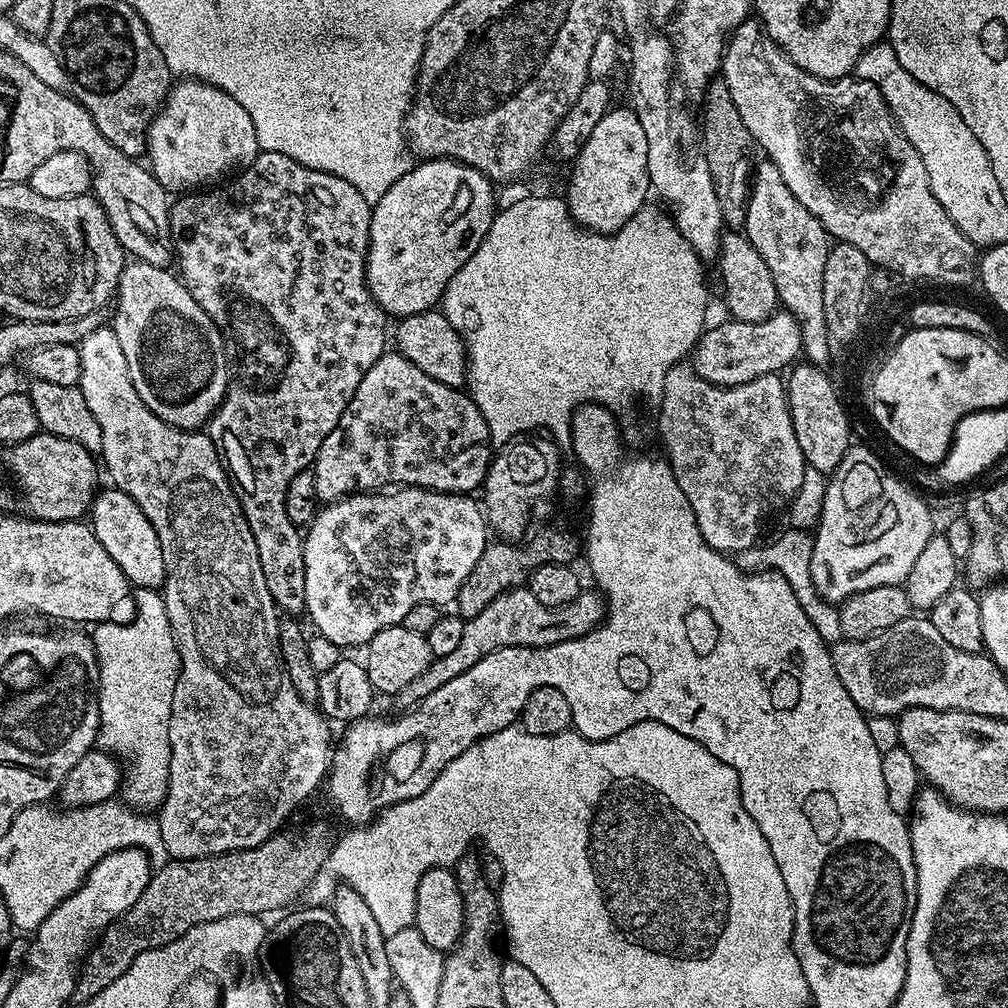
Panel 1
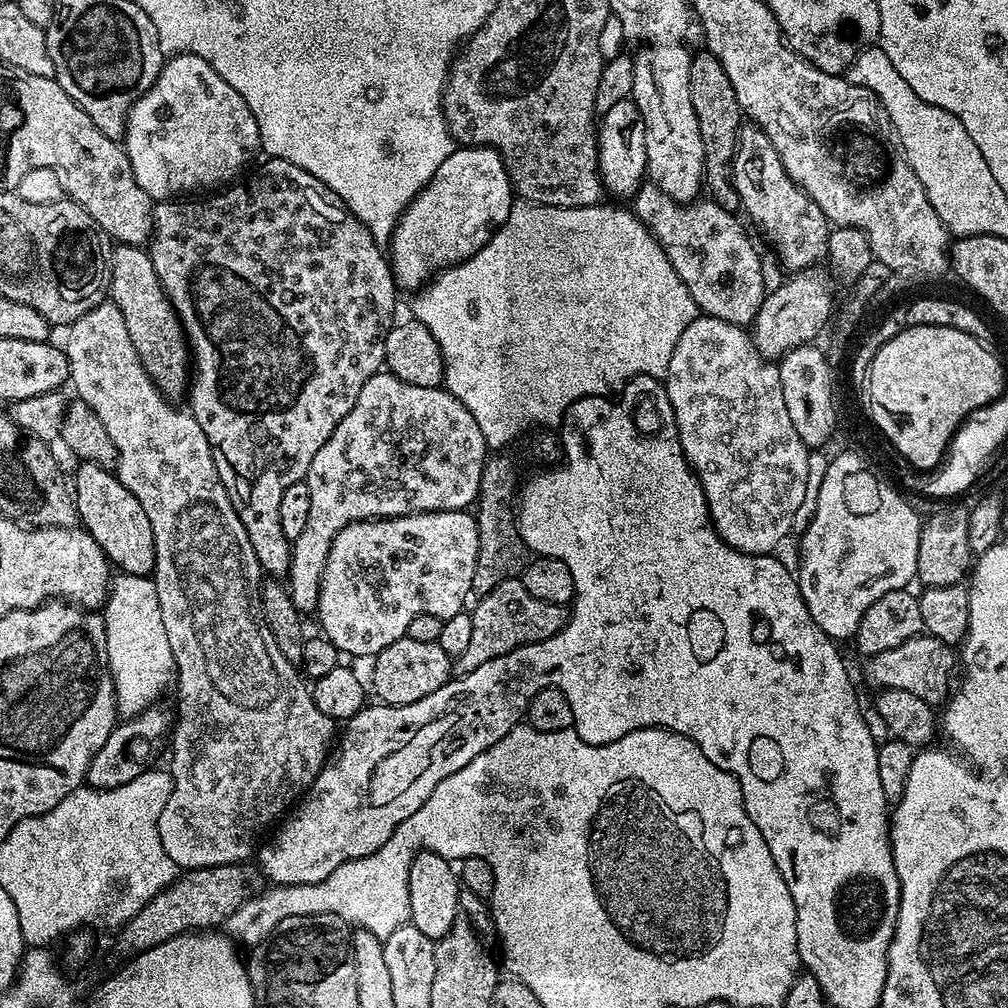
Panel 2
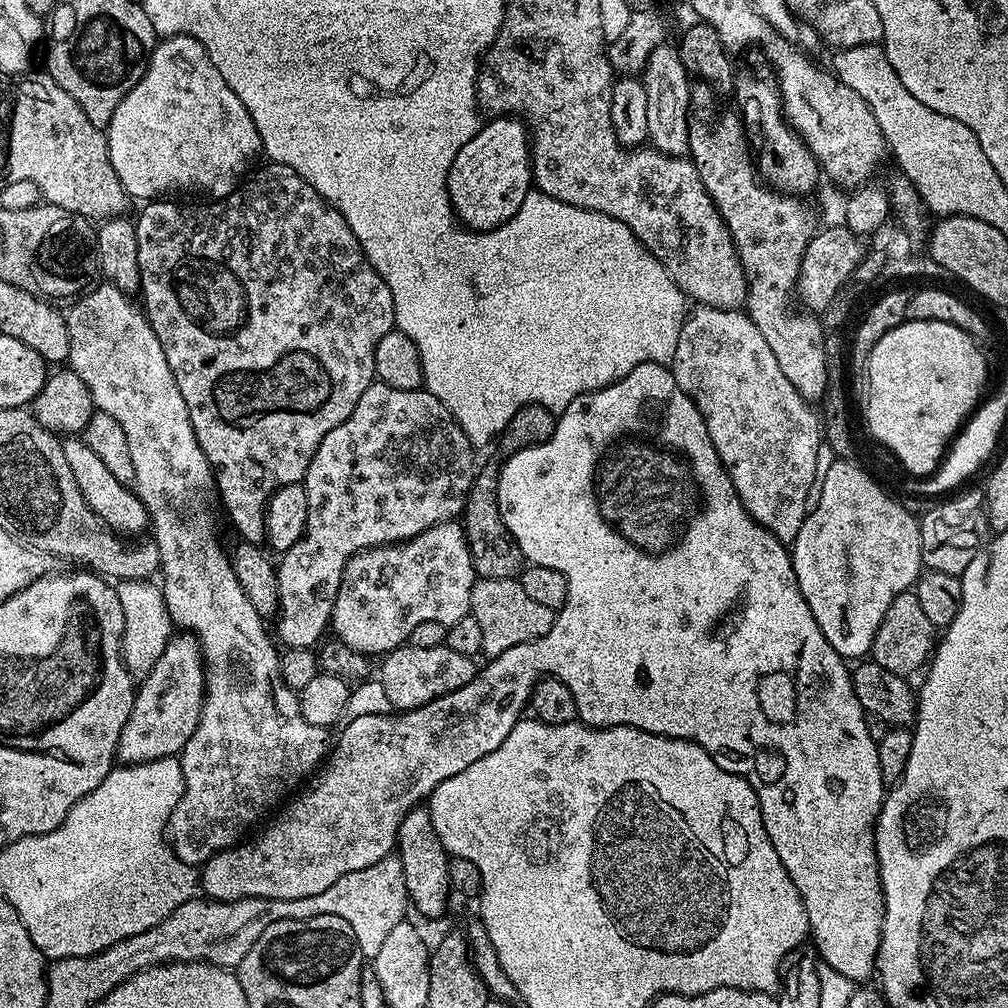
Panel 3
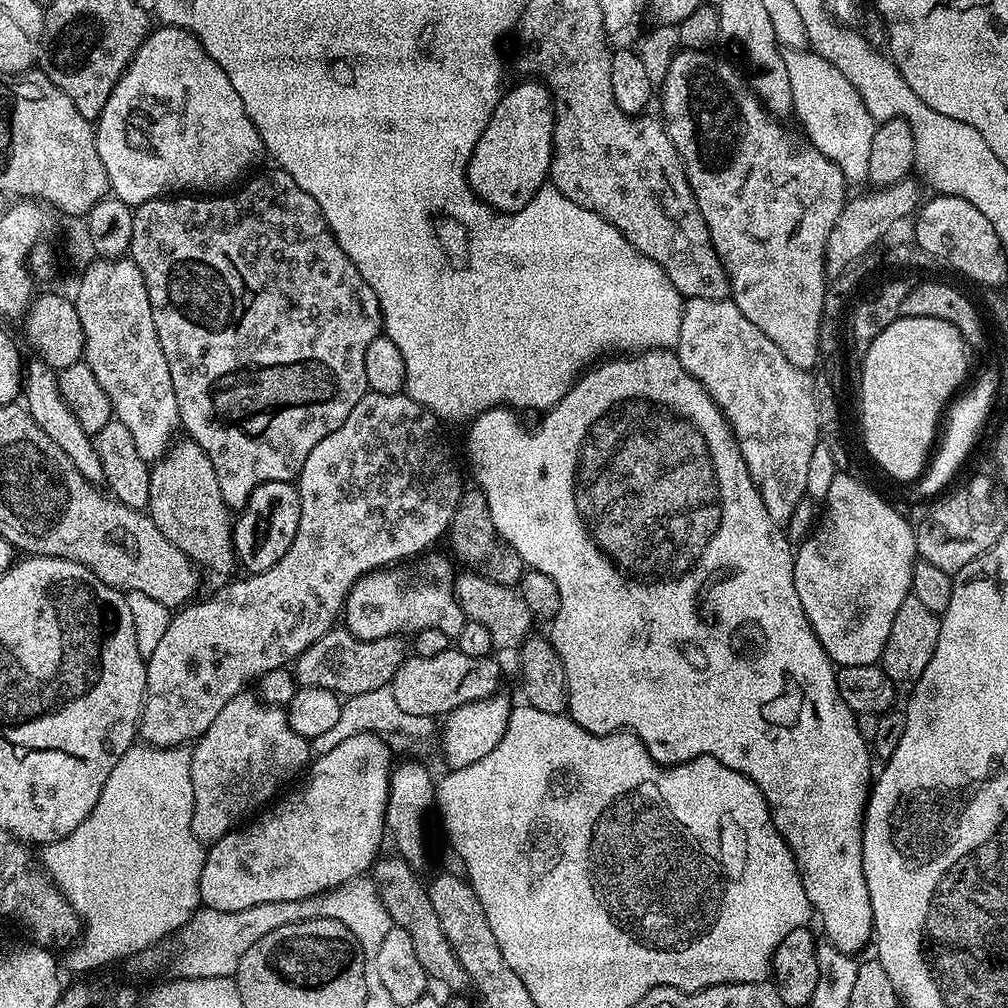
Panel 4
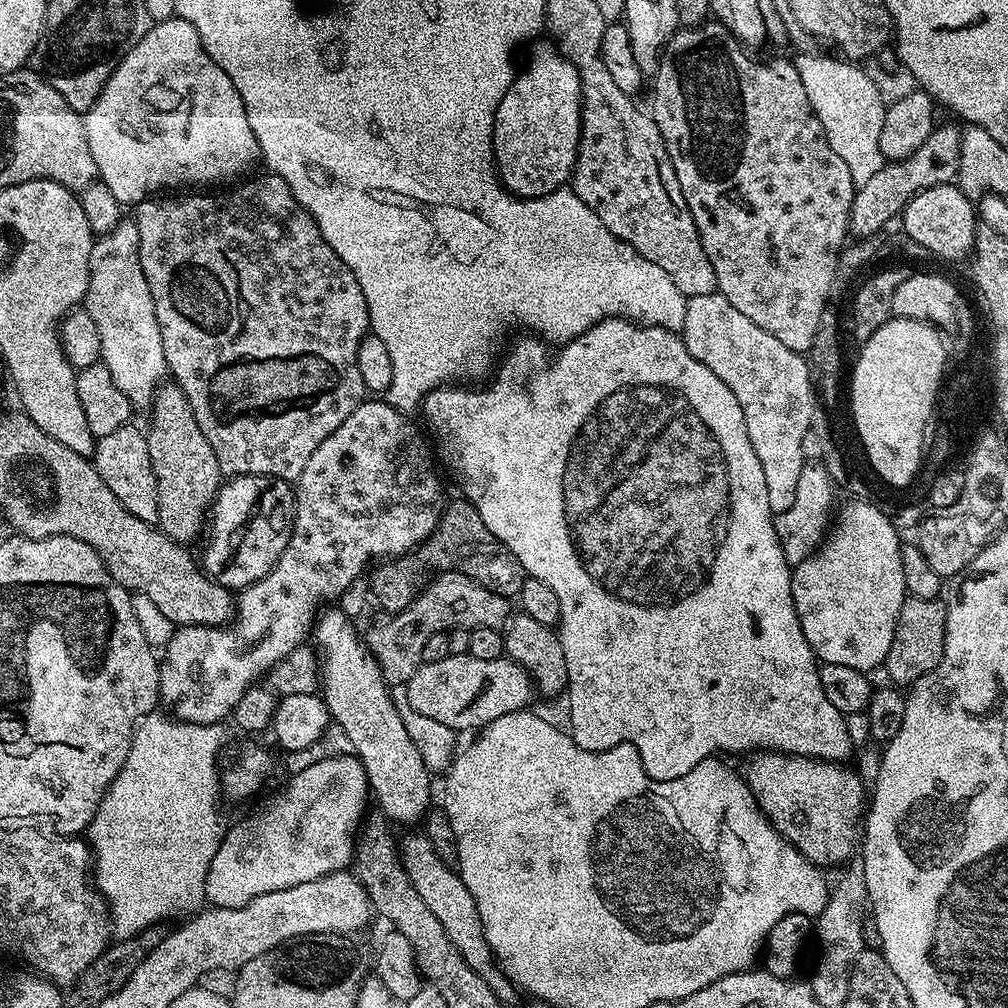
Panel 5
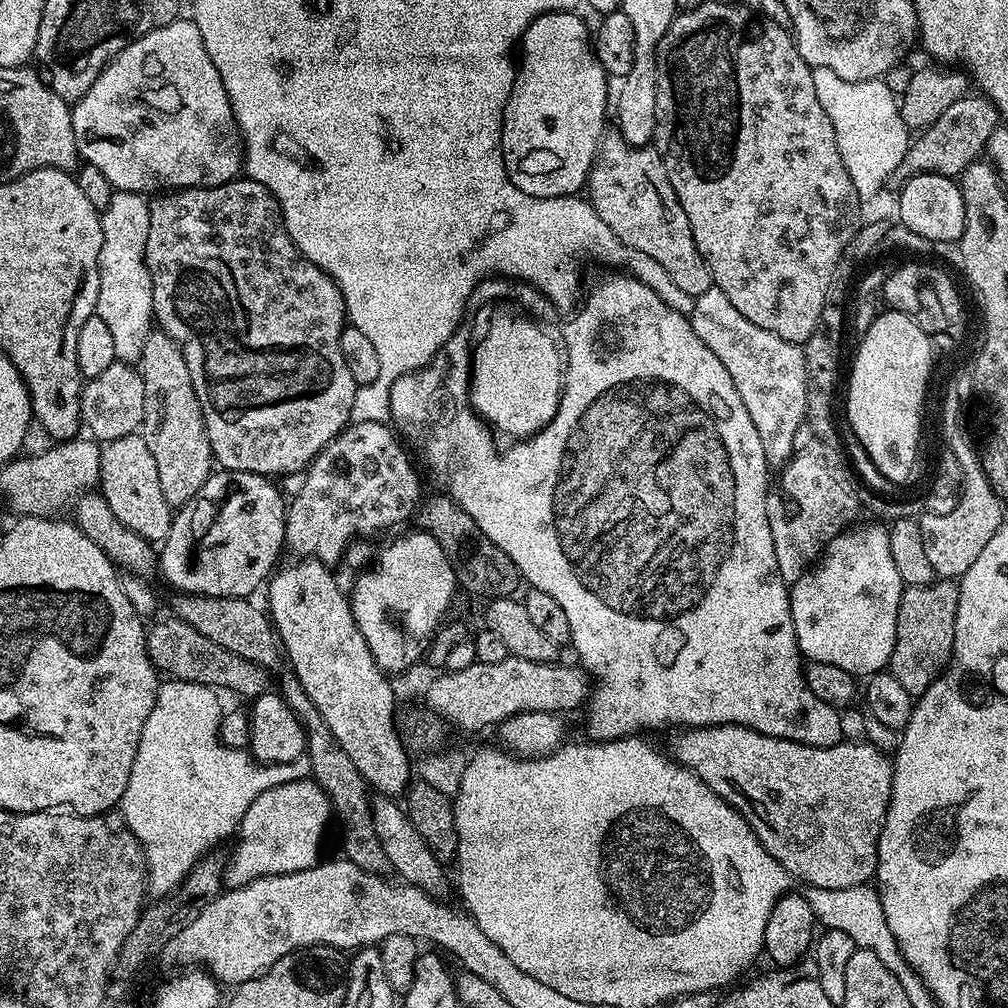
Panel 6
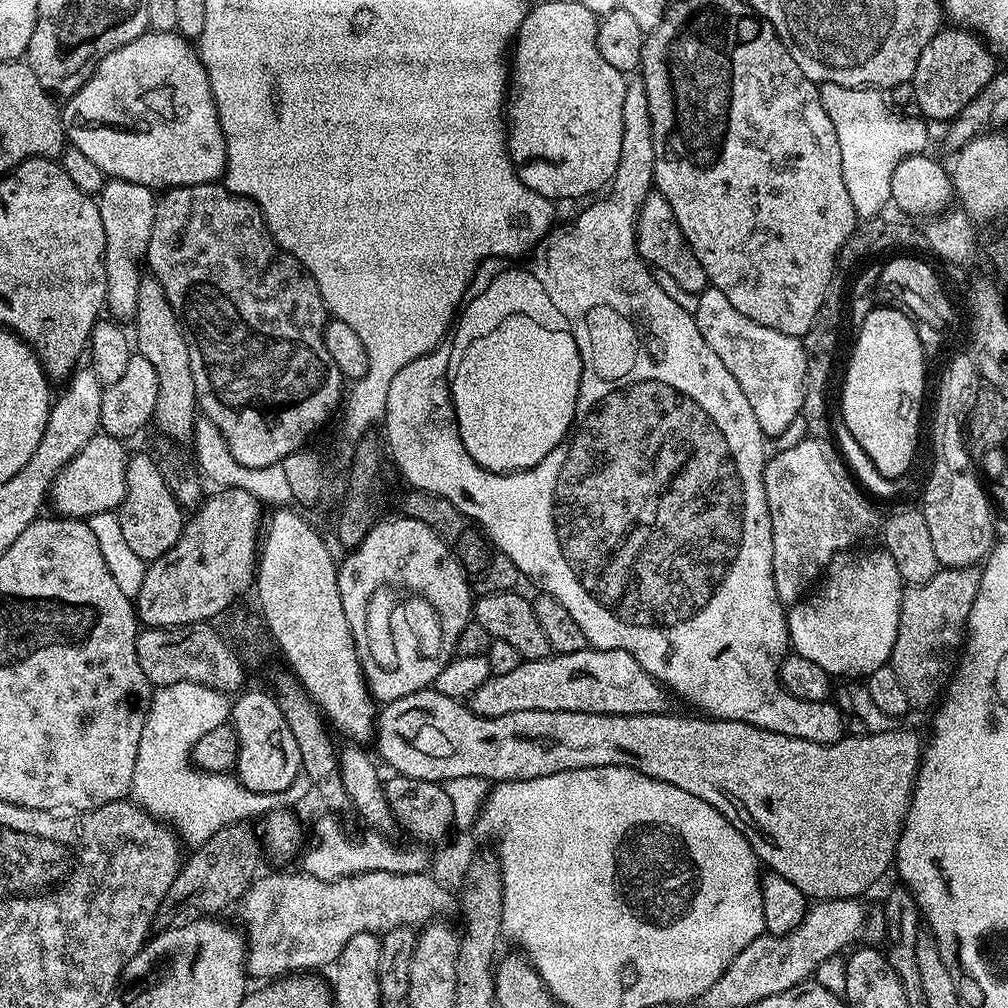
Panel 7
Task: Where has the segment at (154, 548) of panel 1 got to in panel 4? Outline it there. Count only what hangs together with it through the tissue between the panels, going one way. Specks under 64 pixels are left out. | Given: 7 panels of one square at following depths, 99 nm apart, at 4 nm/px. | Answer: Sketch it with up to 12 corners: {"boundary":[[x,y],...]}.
{"boundary":[[39,358],[22,372],[34,422],[66,450],[78,474],[103,481],[102,458]]}

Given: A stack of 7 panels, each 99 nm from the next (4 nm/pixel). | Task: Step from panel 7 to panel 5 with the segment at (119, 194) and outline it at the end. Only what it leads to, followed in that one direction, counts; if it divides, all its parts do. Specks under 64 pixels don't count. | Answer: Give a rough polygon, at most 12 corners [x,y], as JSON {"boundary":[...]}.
{"boundary":[[135,219],[93,243],[82,304],[133,409],[169,370]]}

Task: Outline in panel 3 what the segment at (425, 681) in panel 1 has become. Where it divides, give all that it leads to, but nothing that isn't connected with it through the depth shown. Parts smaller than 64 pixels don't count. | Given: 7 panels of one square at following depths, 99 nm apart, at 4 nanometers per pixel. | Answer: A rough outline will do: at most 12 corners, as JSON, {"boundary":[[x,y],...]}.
{"boundary":[[477,579],[471,613],[491,658],[542,638],[556,612],[519,579]]}

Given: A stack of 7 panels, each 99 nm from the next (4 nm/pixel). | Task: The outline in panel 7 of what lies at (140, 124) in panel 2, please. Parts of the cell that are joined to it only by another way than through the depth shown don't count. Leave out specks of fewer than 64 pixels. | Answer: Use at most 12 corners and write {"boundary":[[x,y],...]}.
{"boundary":[[177,31],[106,54],[63,105],[71,147],[153,190],[228,155]]}

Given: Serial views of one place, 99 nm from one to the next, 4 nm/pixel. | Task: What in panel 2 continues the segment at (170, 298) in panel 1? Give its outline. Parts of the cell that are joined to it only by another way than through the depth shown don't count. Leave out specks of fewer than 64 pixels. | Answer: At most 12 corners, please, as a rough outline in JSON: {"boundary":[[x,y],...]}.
{"boundary":[[111,249],[110,300],[160,395],[190,387],[190,345],[148,253]]}

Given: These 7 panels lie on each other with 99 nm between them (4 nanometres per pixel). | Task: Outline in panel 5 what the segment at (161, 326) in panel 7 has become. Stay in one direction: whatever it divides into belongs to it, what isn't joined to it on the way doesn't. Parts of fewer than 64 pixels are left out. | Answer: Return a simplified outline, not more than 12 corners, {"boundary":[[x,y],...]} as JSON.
{"boundary":[[174,382],[146,428],[158,527],[181,546],[206,528],[218,458]]}

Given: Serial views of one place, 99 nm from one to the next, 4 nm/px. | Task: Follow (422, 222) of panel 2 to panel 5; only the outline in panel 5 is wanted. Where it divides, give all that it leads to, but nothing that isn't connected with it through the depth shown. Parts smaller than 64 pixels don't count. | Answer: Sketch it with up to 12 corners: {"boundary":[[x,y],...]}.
{"boundary":[[540,48],[498,102],[492,158],[521,198],[571,181],[580,76]]}

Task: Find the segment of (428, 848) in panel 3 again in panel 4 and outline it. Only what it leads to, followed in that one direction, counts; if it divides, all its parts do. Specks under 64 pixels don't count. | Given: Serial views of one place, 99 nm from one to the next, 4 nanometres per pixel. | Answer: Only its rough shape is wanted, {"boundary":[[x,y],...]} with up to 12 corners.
{"boundary":[[416,760],[397,763],[384,822],[399,859],[428,856],[437,781]]}

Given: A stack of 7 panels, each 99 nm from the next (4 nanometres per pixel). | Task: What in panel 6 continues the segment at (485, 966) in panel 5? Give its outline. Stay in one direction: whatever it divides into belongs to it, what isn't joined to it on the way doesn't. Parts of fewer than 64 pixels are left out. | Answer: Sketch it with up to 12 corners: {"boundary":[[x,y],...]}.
{"boundary":[[371,797],[374,834],[392,872],[447,897],[445,865],[399,799]]}

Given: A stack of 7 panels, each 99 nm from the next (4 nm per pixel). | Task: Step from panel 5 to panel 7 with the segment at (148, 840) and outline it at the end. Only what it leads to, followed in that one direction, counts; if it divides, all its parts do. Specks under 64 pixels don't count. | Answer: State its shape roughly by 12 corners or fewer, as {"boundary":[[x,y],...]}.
{"boundary":[[200,684],[156,688],[131,795],[188,846],[268,813],[228,808],[190,763],[230,700]]}

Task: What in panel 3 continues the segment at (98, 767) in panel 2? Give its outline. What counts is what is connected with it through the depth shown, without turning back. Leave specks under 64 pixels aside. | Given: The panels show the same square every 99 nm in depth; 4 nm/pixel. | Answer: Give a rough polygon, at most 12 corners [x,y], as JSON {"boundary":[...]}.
{"boundary":[[173,635],[139,681],[121,765],[179,757],[198,726],[204,655]]}

